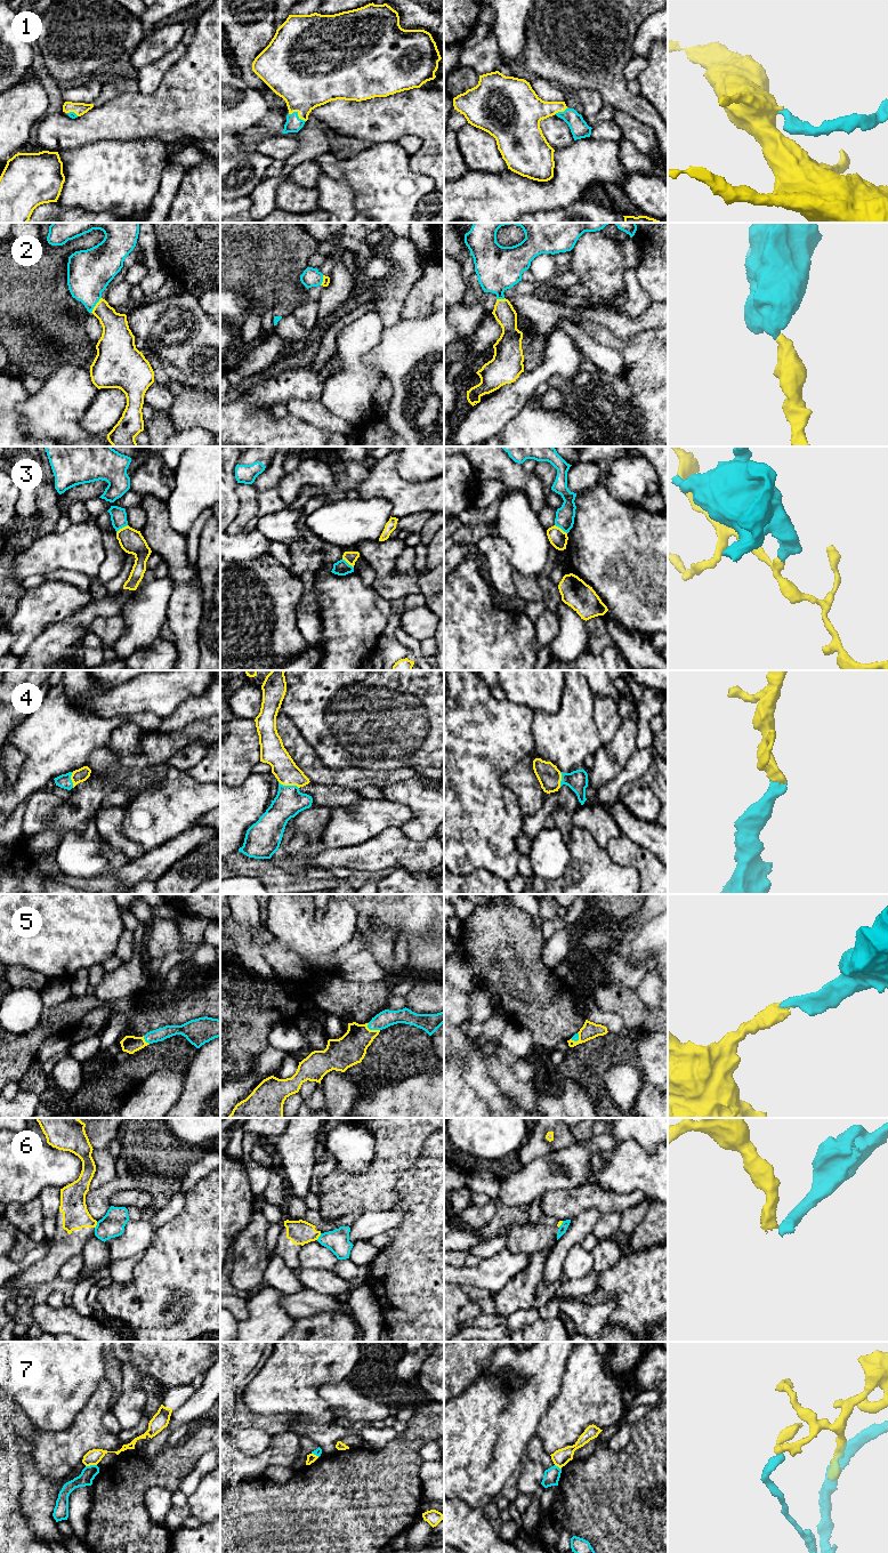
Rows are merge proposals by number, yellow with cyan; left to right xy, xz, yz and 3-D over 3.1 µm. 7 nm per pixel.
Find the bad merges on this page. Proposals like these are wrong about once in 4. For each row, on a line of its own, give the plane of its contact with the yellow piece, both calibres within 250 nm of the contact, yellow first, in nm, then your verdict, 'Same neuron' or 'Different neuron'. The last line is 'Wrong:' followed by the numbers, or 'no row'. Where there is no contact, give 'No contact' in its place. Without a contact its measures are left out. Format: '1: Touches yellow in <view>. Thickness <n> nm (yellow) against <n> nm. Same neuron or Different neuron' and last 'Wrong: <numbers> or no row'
1: Touches yellow in xz. Thickness 400 nm (yellow) against 110 nm. Same neuron
2: Touches yellow in xy. Thickness 190 nm (yellow) against 320 nm. Same neuron
3: Touches yellow in yz. Thickness 120 nm (yellow) against 130 nm. Different neuron
4: Touches yellow in xz. Thickness 170 nm (yellow) against 200 nm. Same neuron
5: Touches yellow in xz. Thickness 220 nm (yellow) against 120 nm. Same neuron
6: Touches yellow in xz. Thickness 170 nm (yellow) against 160 nm. Different neuron
7: Touches yellow in xy. Thickness 110 nm (yellow) against 100 nm. Different neuron
Wrong: 3, 6, 7

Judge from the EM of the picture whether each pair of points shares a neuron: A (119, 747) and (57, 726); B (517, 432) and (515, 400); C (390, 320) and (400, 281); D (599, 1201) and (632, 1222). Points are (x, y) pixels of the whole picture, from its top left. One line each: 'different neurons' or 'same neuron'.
A: different neurons
B: different neurons
C: same neuron
D: different neurons

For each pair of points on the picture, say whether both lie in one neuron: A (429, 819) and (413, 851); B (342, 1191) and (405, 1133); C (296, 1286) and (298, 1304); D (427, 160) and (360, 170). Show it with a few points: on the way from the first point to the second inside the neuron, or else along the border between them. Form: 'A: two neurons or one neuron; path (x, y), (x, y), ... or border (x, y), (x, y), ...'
A: two neurons; border (400, 828), (408, 837), (416, 841), (432, 838)
B: one neuron; path (361, 1189), (393, 1157), (395, 1151)
C: two neurons; border (305, 1288), (288, 1295)
D: two neurons; border (409, 157), (409, 168), (430, 178)

